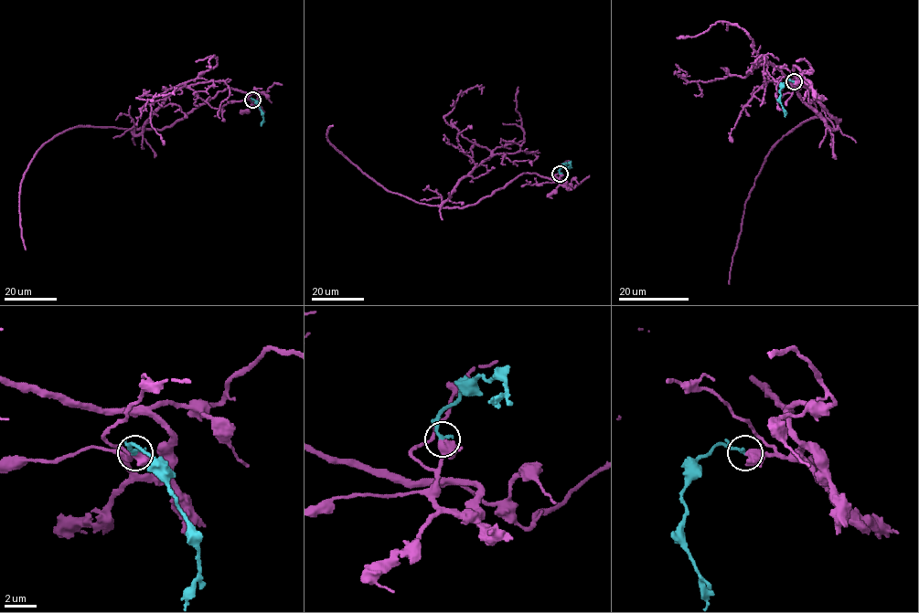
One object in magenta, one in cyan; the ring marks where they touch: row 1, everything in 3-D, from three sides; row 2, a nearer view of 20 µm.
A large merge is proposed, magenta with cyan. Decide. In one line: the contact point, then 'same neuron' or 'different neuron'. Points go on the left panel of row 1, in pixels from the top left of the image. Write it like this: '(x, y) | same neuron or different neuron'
(252, 100) | same neuron

